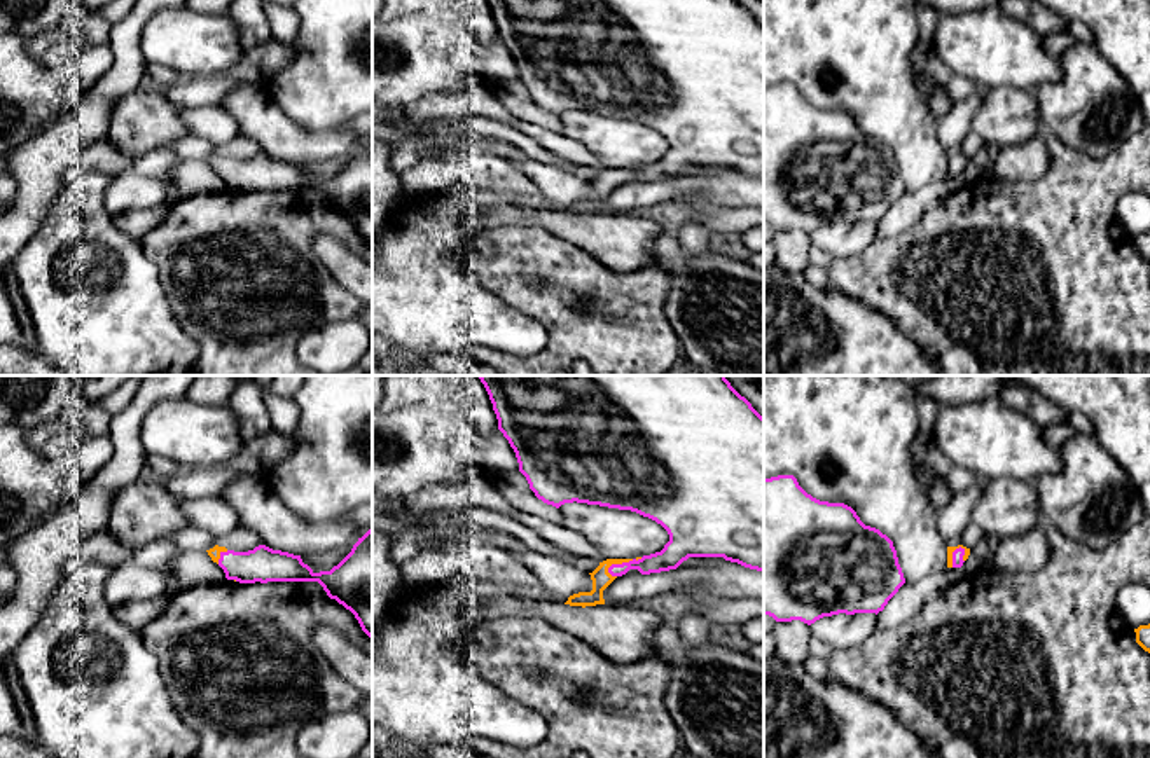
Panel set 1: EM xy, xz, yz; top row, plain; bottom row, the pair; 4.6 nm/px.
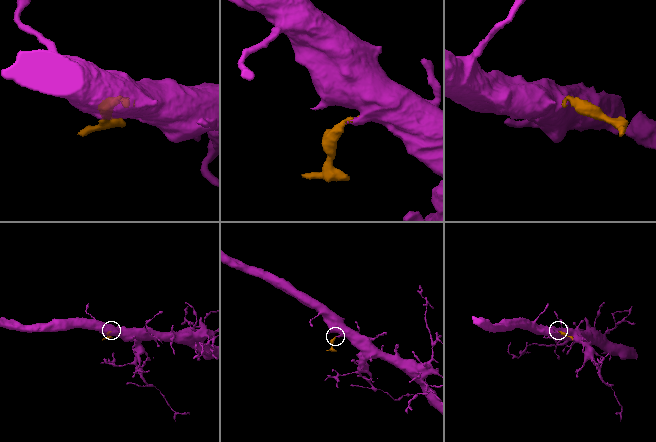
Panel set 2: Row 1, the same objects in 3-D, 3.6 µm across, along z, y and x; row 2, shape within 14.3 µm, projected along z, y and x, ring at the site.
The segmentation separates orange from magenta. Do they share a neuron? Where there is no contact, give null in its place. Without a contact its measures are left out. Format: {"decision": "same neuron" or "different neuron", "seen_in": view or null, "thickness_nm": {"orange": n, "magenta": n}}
{"decision": "same neuron", "seen_in": "xz", "thickness_nm": {"orange": 90, "magenta": 110}}

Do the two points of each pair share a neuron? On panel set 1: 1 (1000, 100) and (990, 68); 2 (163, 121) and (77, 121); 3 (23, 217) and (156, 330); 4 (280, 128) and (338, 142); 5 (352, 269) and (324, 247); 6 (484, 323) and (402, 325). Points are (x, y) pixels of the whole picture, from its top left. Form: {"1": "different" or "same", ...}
{"1": "different", "2": "different", "3": "different", "4": "same", "5": "same", "6": "same"}

